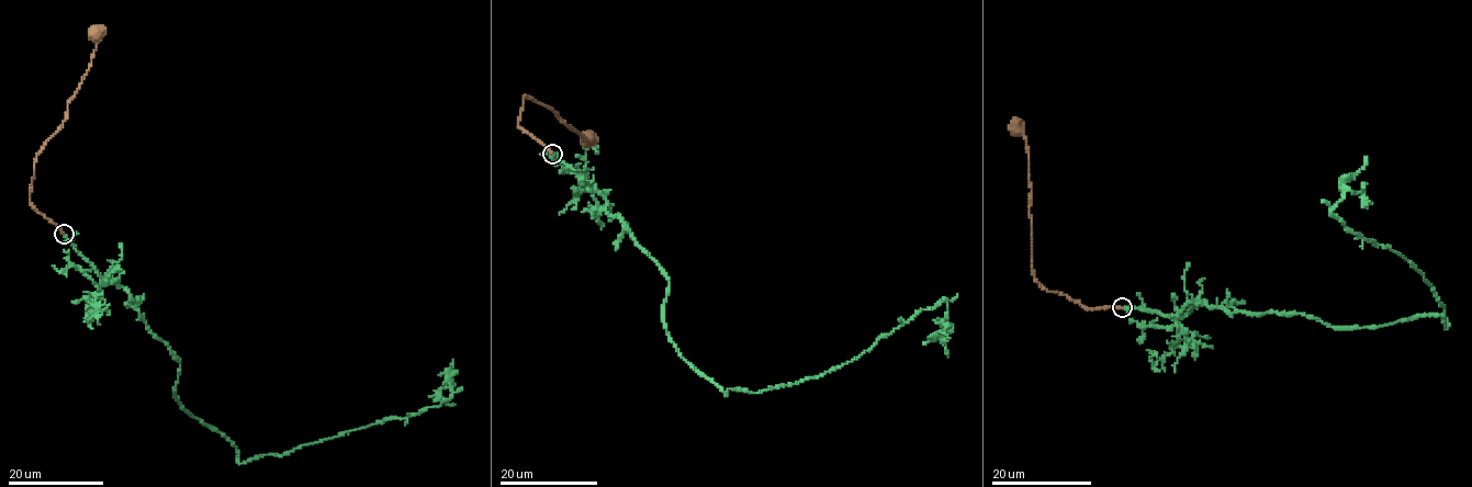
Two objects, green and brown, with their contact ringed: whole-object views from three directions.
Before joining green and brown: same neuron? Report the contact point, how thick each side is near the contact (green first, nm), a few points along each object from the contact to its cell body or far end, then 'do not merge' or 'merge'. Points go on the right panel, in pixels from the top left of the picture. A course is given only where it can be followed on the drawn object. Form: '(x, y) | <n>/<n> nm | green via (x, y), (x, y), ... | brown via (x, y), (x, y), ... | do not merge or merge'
(1122, 307) | 160/190 nm | green via (1123, 308), (1448, 328), (1423, 273), (1330, 214), (1347, 189), (1370, 200) | brown via (1123, 308), (1092, 310), (1066, 295), (1047, 291), (1036, 280), (1032, 264), (1030, 160), (1025, 137), (1010, 124) | merge

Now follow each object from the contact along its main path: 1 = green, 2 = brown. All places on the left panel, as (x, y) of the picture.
1: (63, 234), (123, 287), (179, 363), (175, 397), (237, 463), (436, 407), (449, 383), (456, 404)
2: (63, 234), (31, 203), (35, 160), (66, 119), (68, 101), (90, 67), (96, 46), (96, 26)

